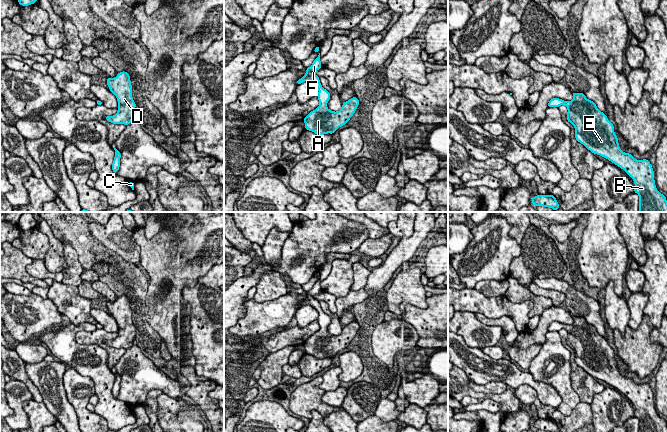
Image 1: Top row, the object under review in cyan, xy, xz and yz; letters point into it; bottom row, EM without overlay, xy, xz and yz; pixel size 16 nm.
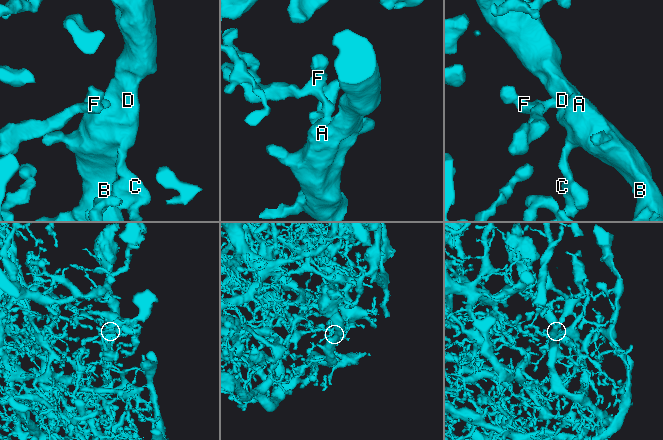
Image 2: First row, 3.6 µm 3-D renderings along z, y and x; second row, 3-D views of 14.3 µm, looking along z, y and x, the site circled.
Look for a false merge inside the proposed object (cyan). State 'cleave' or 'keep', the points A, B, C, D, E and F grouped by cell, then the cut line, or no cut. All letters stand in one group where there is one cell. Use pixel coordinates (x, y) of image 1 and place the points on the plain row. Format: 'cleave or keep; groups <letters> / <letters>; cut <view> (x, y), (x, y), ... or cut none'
keep; groups A B C D E F; cut none

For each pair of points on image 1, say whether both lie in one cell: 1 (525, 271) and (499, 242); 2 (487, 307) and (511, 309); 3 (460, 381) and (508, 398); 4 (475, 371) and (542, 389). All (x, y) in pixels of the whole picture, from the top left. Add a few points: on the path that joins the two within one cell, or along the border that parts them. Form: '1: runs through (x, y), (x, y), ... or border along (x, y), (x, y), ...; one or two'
1: border along (520, 245), (520, 253), (510, 264), (509, 276); two
2: runs through (493, 307), (505, 308); one
3: runs through (471, 393), (496, 397); one
4: runs through (492, 371), (503, 371), (515, 378), (525, 378); one

